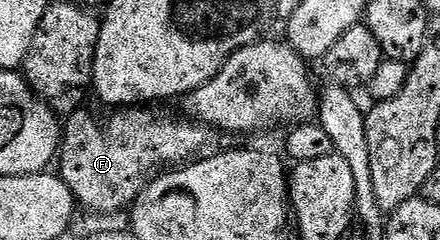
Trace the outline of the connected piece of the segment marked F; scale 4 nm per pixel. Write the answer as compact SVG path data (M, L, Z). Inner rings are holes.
M129 106L114 111L117 113L105 121L96 120L86 110L64 117L59 175L80 207L82 204L89 212L126 211L159 170L184 165L202 155L206 132L202 125L180 115L164 116L153 110L149 106Z

